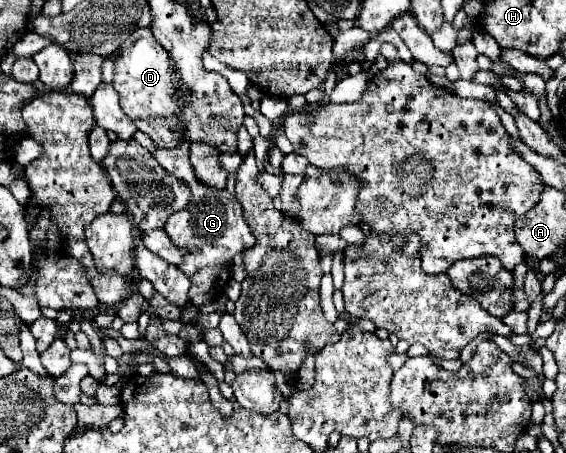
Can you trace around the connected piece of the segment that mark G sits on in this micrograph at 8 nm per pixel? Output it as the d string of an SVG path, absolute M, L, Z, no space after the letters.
M182 142L182 146L174 148L174 150L162 150L158 148L154 152L154 158L158 160L158 164L162 164L162 168L182 180L186 186L190 186L190 204L182 210L176 212L168 218L164 230L168 232L168 236L172 238L172 242L180 244L184 250L184 260L178 264L178 268L190 276L192 286L190 286L190 302L194 306L206 304L210 302L210 298L214 298L216 294L220 294L228 280L230 280L230 262L236 254L240 254L242 250L250 248L256 244L254 234L250 232L250 228L244 222L242 216L242 206L236 200L236 196L232 196L228 190L218 190L218 188L208 188L204 186L196 174L194 168L190 164L190 150L188 150L188 142Z

